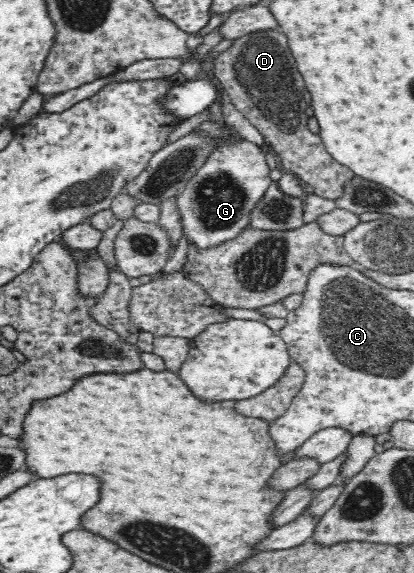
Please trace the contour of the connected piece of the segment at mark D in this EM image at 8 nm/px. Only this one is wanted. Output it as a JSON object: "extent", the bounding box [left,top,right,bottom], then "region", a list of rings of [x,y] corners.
{"extent":[213,29,354,200],"region":[[[278,29],[248,33],[231,40],[227,48],[219,53],[218,57],[215,57],[213,61],[214,77],[220,81],[220,85],[226,90],[238,111],[261,133],[265,143],[277,155],[283,167],[290,169],[297,178],[308,183],[314,194],[335,200],[341,196],[342,188],[350,178],[353,178],[354,173],[348,167],[340,165],[338,161],[332,161],[332,157],[324,149],[324,143],[320,141],[318,135],[312,135],[312,133],[304,135],[306,121],[308,121],[306,115],[304,115],[304,109],[308,107],[306,101],[304,101],[304,93],[306,93],[304,79],[302,79],[302,75],[298,73],[298,69],[294,65],[292,53],[286,53],[286,51],[290,51],[288,43],[286,43],[286,35]]]}

